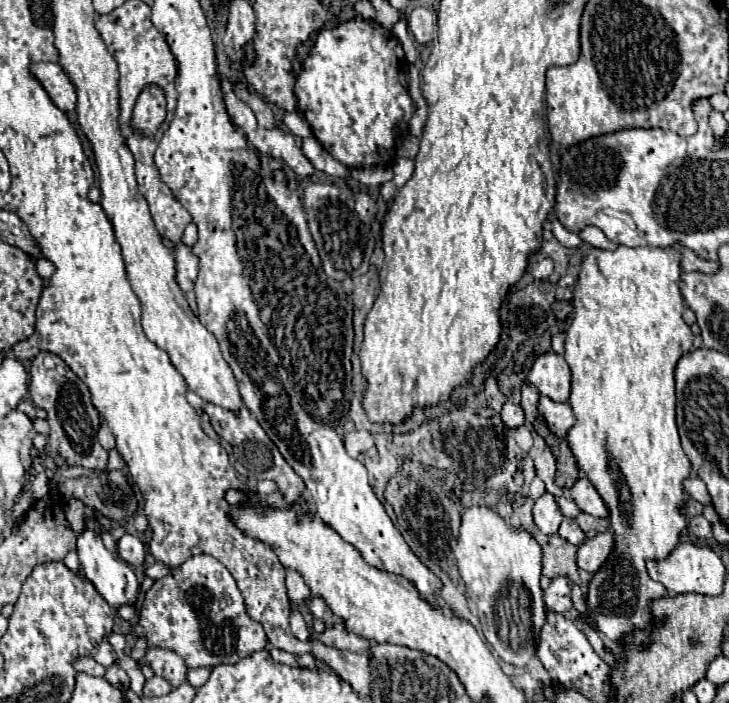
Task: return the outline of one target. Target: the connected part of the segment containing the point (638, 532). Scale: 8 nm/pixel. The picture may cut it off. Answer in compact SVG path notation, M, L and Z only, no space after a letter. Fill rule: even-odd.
M620 245L616 251L602 251L602 249L592 249L584 261L582 261L582 271L578 275L578 285L574 289L574 319L570 323L570 327L566 329L566 353L564 359L568 361L570 369L572 369L572 393L570 393L570 405L574 409L576 415L576 423L574 427L566 433L566 441L576 457L578 467L586 473L586 477L592 481L592 485L596 487L598 495L604 499L608 513L610 513L610 527L614 533L614 547L610 551L610 557L606 561L606 575L604 575L604 565L592 575L590 585L588 585L588 597L586 597L586 613L582 615L582 619L590 625L594 625L600 633L604 633L610 641L622 643L630 633L634 631L652 631L654 627L654 617L650 611L650 605L654 599L660 597L668 597L668 591L662 583L652 581L648 571L646 571L646 561L660 561L666 559L672 549L678 545L682 531L686 529L688 521L684 515L684 503L688 499L682 483L690 477L690 461L686 457L686 453L682 451L680 445L680 437L678 437L678 425L676 425L676 391L674 391L674 369L676 363L682 355L690 353L692 349L692 331L690 327L684 323L682 319L682 311L684 311L684 299L682 293L678 289L678 281L680 281L680 259L682 255L676 249L662 249L662 247L624 247Z

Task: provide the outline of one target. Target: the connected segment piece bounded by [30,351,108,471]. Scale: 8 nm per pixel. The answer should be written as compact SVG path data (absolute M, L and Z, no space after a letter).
M42 351L32 359L30 395L34 405L42 407L48 413L46 421L50 425L50 435L48 435L50 449L60 457L64 457L68 465L80 465L92 471L104 471L108 463L108 453L96 441L100 415L92 407L88 387L76 377L76 373L58 355Z

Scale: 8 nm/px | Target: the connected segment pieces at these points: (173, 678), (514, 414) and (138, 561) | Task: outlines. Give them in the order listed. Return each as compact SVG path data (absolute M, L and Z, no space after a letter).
M152 649L152 651L148 651L148 655L144 655L142 661L152 667L154 675L166 679L172 687L178 687L186 681L186 671L188 669L186 669L184 661L174 651Z
M506 401L502 407L502 421L508 429L516 429L524 425L524 411L520 405L514 405L512 401Z
M124 533L118 541L118 555L128 565L142 565L144 563L144 545L138 537Z

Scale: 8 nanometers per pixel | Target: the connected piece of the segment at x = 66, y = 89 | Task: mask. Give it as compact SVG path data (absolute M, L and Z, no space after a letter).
M36 63L32 65L32 73L62 111L76 109L76 87L58 63Z

